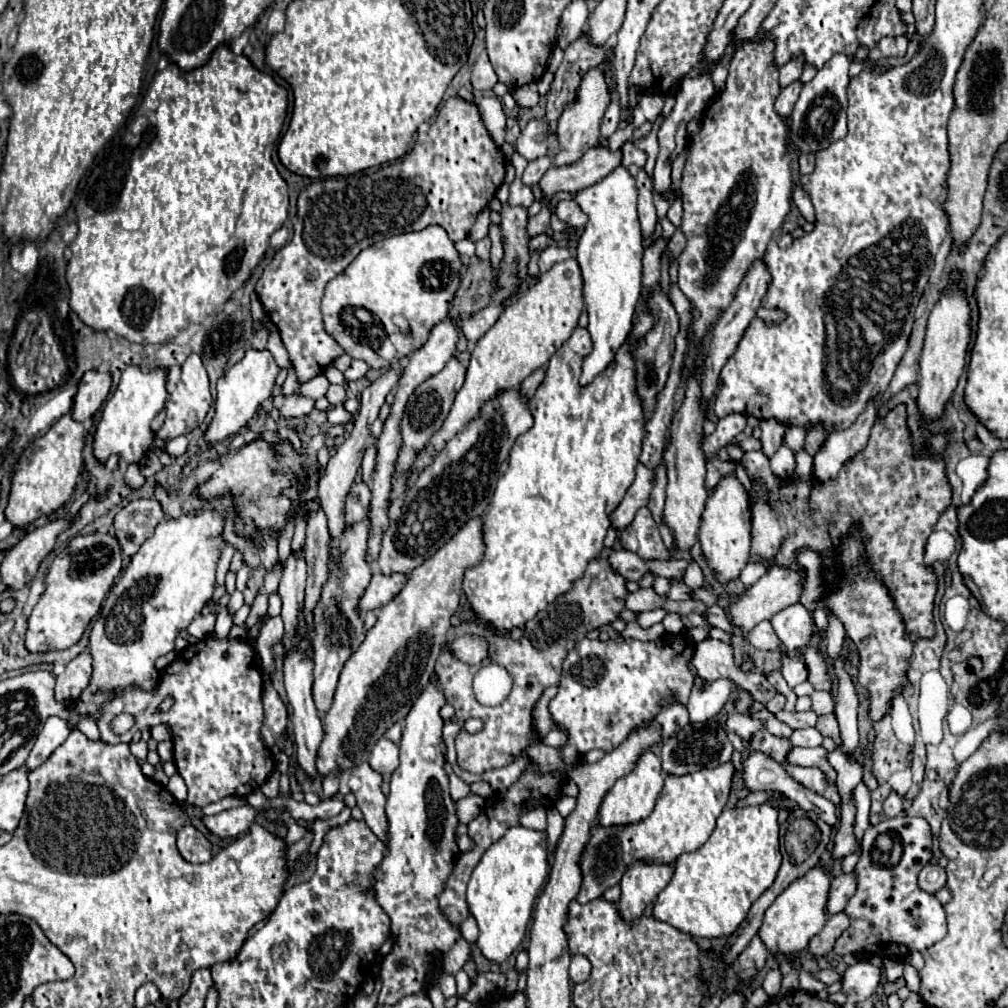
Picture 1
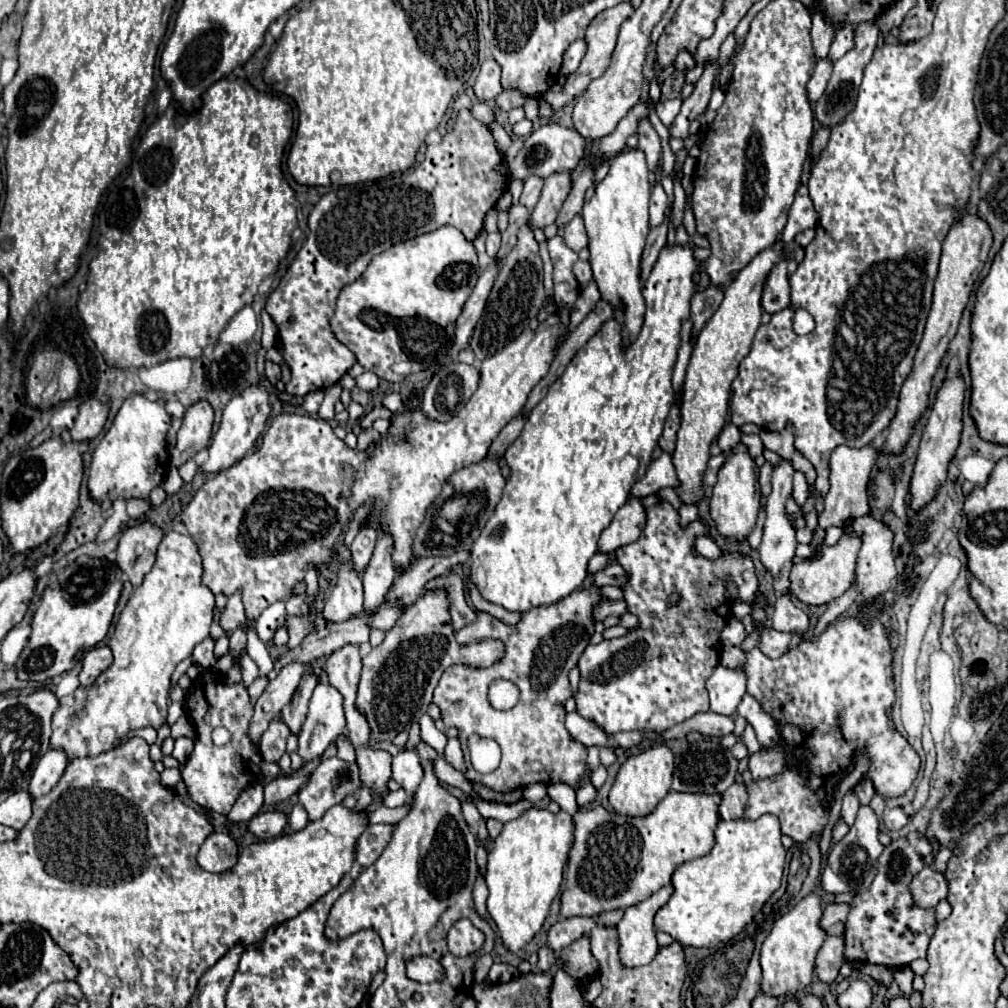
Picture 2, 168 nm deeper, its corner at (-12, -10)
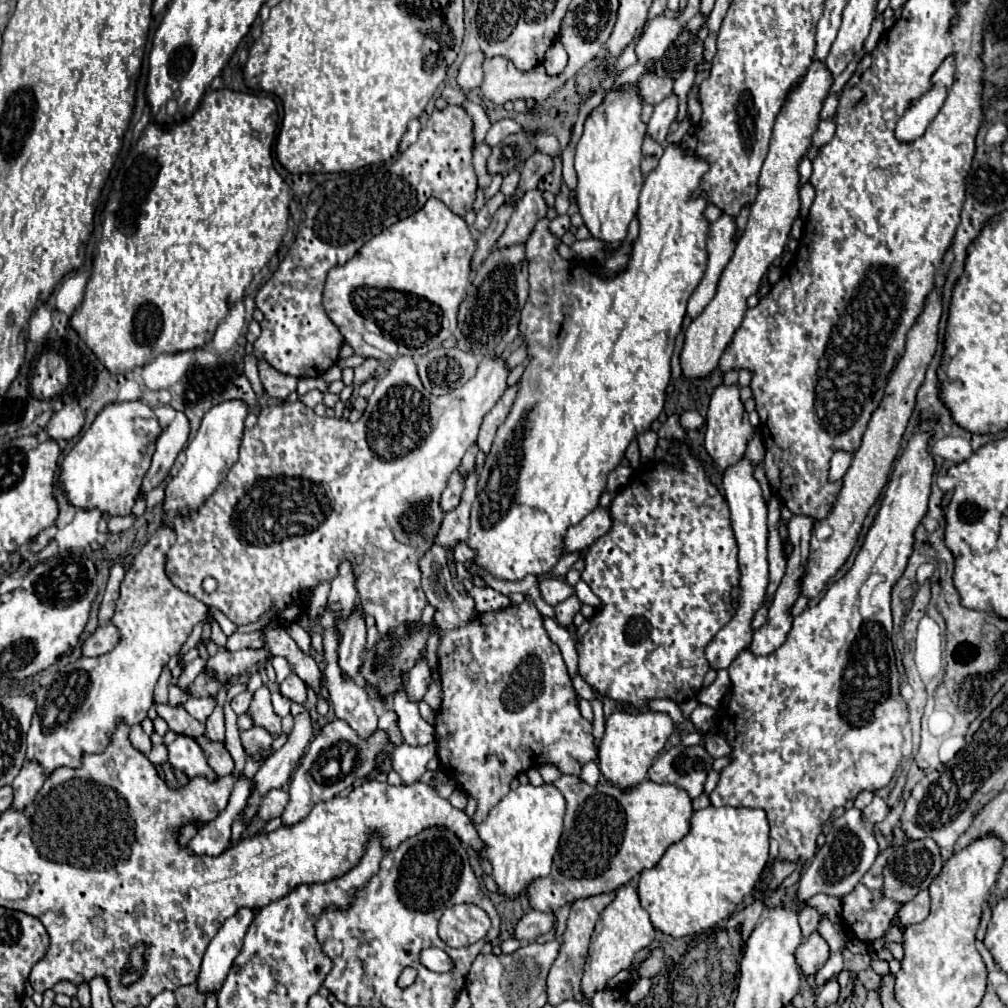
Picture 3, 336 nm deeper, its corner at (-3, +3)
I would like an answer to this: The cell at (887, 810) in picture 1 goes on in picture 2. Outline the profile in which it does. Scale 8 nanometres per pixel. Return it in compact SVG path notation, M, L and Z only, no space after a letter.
M901 807L887 809L887 811L883 813L883 819L885 819L885 825L887 825L889 831L899 831L899 829L903 829L903 827L907 825L907 821L909 821L909 817L903 813Z

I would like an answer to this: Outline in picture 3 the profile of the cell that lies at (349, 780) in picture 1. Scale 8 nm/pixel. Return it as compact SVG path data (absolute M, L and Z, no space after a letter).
M324 610L322 618L320 618L320 624L322 624L322 630L324 630L324 654L322 654L322 660L326 664L324 668L324 678L326 678L326 688L330 692L330 704L334 708L334 714L342 720L346 720L356 732L360 738L368 738L376 728L378 728L378 716L376 716L376 710L374 710L374 704L372 700L368 698L366 690L356 684L356 682L346 682L344 676L342 676L342 670L338 666L338 644L340 644L340 636L338 636L338 616L330 610Z

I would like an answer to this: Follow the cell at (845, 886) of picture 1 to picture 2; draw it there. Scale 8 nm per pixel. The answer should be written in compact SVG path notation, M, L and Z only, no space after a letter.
M831 903L823 911L821 927L827 935L843 935L845 923L847 923L847 911L851 911L851 905L847 903Z

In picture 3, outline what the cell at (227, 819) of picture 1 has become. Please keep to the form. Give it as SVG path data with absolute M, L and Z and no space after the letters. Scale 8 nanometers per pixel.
M270 790L270 792L264 796L264 800L262 800L260 808L258 808L258 818L262 818L262 820L266 822L266 820L270 820L270 818L280 816L280 814L284 812L288 800L290 800L290 796L288 796L286 790Z

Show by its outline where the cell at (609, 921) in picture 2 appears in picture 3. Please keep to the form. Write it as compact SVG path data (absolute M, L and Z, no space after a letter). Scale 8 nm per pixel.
M614 892L598 894L594 898L580 898L578 902L572 902L570 916L568 916L568 926L566 926L566 932L562 936L562 948L560 948L560 954L554 960L554 964L550 968L550 974L548 974L548 1002L552 1006L558 1006L564 1000L572 1000L580 994L580 978L582 978L582 968L584 968L586 954L588 954L590 936L594 932L594 924L598 920L598 916L602 914L602 910L612 900L614 900Z

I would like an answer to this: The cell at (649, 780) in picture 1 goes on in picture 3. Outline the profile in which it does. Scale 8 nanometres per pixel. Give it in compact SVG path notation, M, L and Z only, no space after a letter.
M618 710L606 718L606 730L598 746L598 766L606 780L626 790L648 778L648 770L674 732L674 722L664 712L654 710Z

